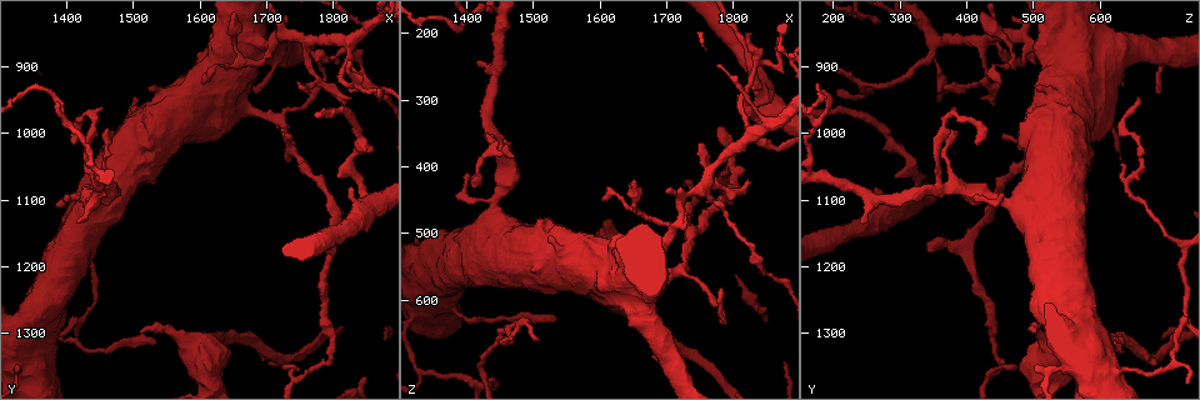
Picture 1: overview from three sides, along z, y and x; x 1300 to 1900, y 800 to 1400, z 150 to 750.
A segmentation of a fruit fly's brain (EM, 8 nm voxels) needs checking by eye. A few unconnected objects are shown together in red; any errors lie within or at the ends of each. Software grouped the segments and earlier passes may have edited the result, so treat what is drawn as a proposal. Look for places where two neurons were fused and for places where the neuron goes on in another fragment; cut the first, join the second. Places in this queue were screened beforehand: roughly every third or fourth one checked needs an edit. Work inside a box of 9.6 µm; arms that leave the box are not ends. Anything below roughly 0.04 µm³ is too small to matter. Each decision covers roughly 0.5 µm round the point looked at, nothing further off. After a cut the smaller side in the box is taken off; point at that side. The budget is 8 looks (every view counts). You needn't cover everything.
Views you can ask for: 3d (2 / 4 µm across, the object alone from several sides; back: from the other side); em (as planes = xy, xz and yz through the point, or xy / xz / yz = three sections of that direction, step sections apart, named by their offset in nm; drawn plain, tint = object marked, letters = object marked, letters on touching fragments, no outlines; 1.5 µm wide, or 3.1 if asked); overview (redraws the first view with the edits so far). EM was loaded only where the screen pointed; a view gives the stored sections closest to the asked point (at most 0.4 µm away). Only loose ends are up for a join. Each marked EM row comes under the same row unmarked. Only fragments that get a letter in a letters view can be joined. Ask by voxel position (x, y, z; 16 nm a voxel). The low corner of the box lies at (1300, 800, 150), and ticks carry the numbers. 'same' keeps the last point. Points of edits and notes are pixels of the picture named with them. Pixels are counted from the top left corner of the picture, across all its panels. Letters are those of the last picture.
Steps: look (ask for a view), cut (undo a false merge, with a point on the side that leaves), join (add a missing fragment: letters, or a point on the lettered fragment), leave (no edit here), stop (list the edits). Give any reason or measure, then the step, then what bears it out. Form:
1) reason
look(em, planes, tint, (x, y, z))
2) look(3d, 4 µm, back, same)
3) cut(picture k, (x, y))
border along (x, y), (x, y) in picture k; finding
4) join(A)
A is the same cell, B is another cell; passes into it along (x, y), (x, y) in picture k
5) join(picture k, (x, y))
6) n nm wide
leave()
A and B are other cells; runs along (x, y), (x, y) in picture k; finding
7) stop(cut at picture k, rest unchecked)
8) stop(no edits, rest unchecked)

branch stops here
look(em, planes, letters, (1515, 1295, 510))

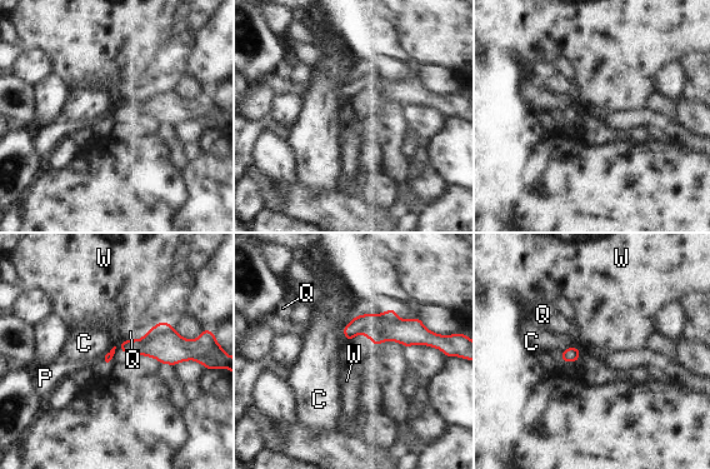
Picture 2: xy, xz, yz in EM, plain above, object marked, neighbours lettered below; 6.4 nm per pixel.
join(P)
P is the same cell, C, Q and W are other cells; passes into it along (108, 358), (104, 362), (66, 367) in picture 2; it goes on there

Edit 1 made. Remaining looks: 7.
look(overview)

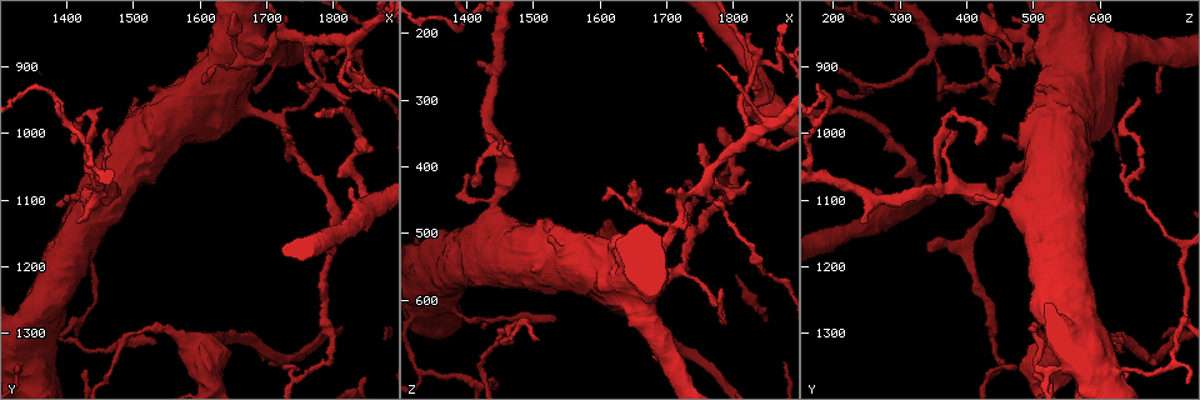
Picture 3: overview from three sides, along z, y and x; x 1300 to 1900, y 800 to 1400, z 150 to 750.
abrupt turn
look(3d, 4 µm, (1830, 875, 530))

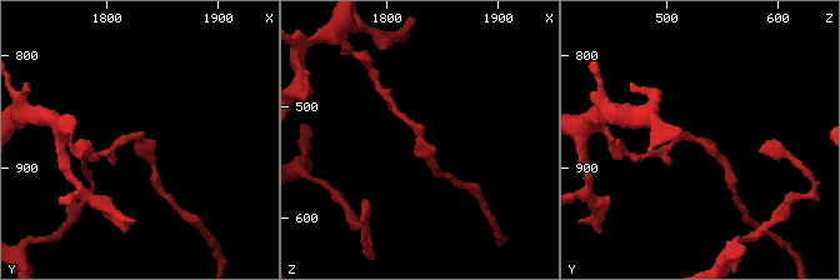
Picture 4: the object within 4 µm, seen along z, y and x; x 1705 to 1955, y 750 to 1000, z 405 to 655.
look(em, planes, letters, (1832, 872, 532))

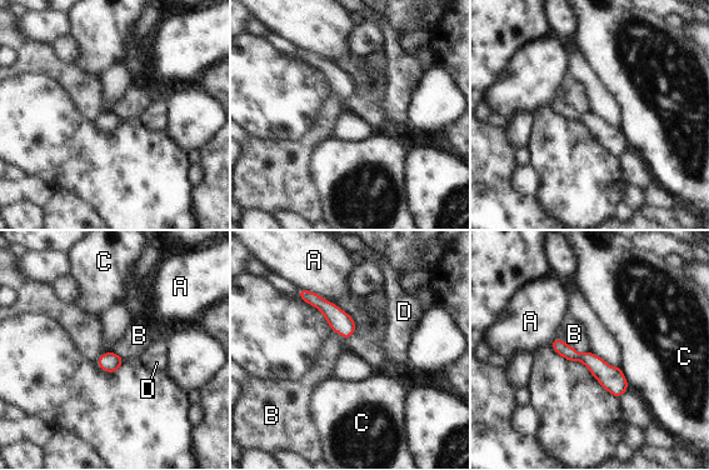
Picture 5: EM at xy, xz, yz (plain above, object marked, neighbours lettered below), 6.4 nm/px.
leave()
A, B, C and D are other cells; border along (558, 336), (578, 351), (589, 353) in picture 5; one neuron here

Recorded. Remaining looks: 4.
narrows sharply
look(em, planes, letters, (1760, 865, 430))

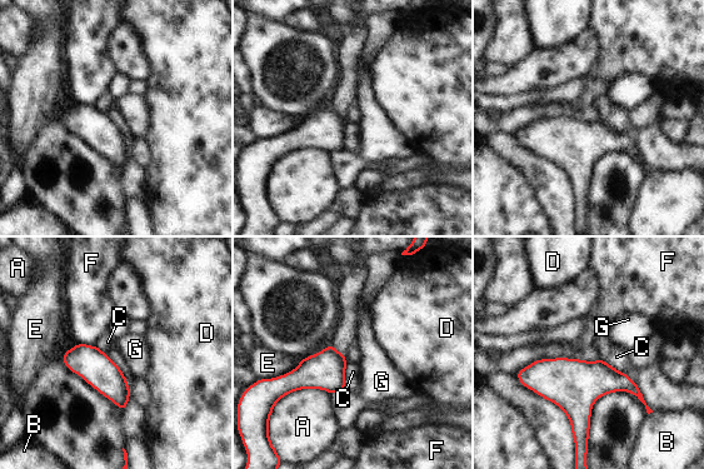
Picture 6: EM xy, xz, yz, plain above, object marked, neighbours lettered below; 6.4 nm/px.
220 nm wide
leave()
A, B, C, D, E, F and G are other cells; border along (346, 359), (344, 389) in picture 6; continuous, no second neuron

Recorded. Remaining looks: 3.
stop(join at picture 2, rest unchecked)

